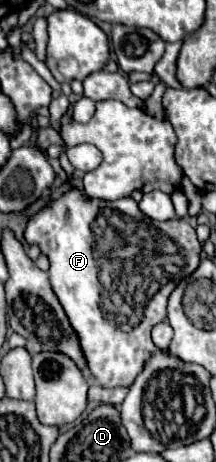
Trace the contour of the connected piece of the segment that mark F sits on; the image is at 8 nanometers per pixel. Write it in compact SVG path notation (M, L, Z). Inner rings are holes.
M72 188L28 220L26 242L38 244L50 260L50 284L58 296L70 326L74 328L88 372L102 388L130 386L144 362L156 350L150 332L166 318L166 302L172 290L200 264L200 244L194 228L182 220L154 222L138 210L132 198L116 202L86 200ZM100 282L168 282L148 302L128 304L126 316L106 318L100 300Z

